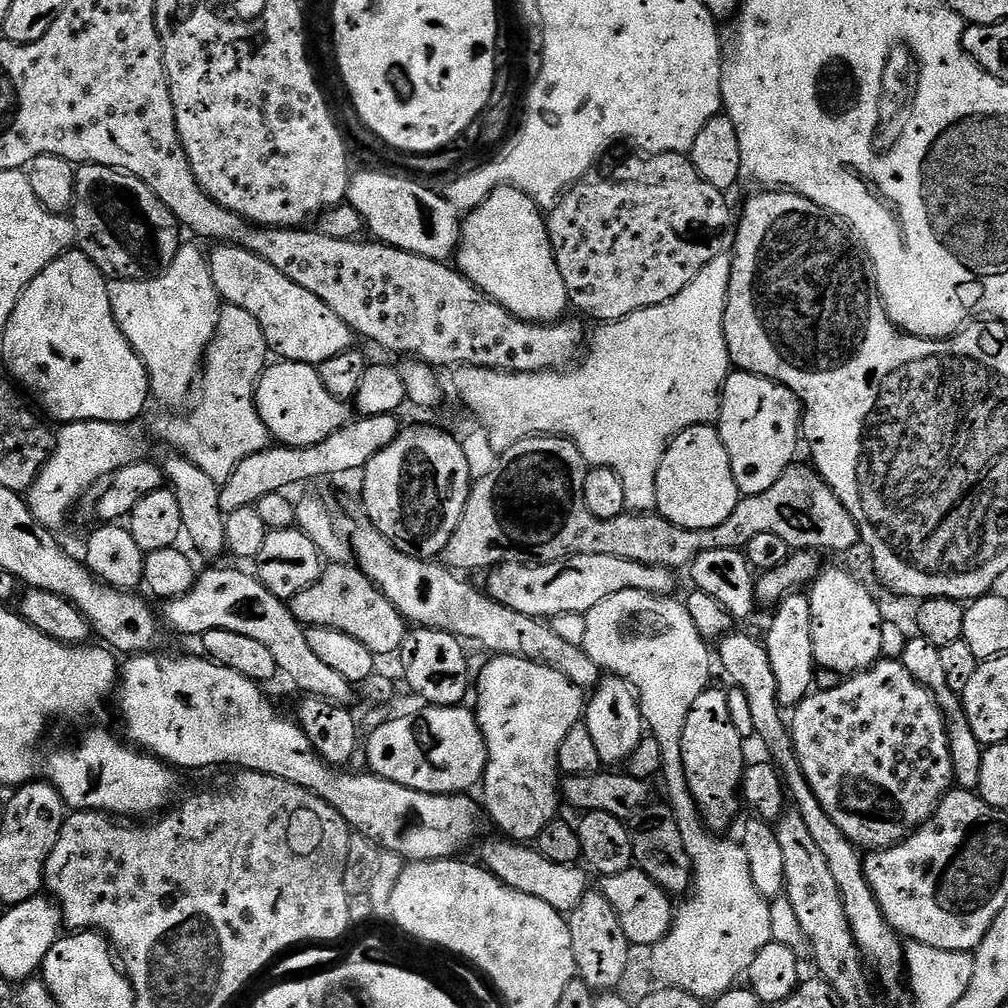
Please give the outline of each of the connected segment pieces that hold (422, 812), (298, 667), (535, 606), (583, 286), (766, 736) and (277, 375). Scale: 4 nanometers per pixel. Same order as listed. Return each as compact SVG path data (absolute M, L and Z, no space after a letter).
M147 650L132 654L123 661L118 672L118 696L120 692L120 716L124 719L123 735L135 747L153 755L173 769L216 768L219 764L233 764L233 769L245 772L261 772L276 776L279 780L302 786L308 792L321 796L334 810L342 814L349 829L366 837L381 849L395 852L405 861L446 860L455 857L468 844L477 843L476 835L484 828L485 809L475 804L468 794L439 796L429 792L415 792L406 786L398 786L378 776L363 774L351 776L348 770L339 776L316 755L316 748L306 738L295 719L287 720L264 697L259 683L226 666L216 664L203 655L167 656L161 650Z
M208 568L204 572L203 569L196 577L196 585L190 591L167 601L163 608L163 623L167 627L169 624L174 631L181 632L184 636L200 638L210 630L231 630L232 633L242 634L245 638L254 638L260 645L269 648L276 663L277 673L281 677L285 676L294 687L301 688L301 693L317 696L320 700L329 700L332 704L351 705L354 685L346 678L342 678L342 674L330 670L330 666L324 665L316 657L310 642L306 642L305 625L299 624L294 618L291 607L274 594L270 594L270 590L266 590L266 586L262 586L262 582L257 580L251 571L239 572L236 568Z
M574 554L549 564L498 564L487 573L487 595L518 614L537 618L578 616L598 606L610 594L622 590L642 590L655 596L672 596L677 573L657 564L630 562L630 558L614 558L610 554Z
M657 152L645 155L640 159L644 160L628 160L625 164L612 164L609 168L602 169L603 167L601 167L599 170L589 172L583 180L577 180L552 205L546 216L552 253L558 262L558 274L562 274L562 282L566 282L568 303L573 309L577 308L581 312L577 312L581 317L587 318L589 321L591 321L590 319L596 320L595 322L621 320L638 310L658 306L670 298L674 298L674 294L682 294L682 290L686 290L686 286L690 286L690 282L694 282L694 278L698 278L698 274L702 274L704 267L710 262L714 262L714 258L718 258L725 251L724 235L727 232L729 235L734 224L734 208L732 212L727 198L724 197L727 195L721 189L710 186L710 182L706 182L706 178L702 178L702 174L698 174L698 170L692 165L692 161L687 155L678 152Z
M733 630L719 637L720 656L718 652L718 664L724 667L726 675L732 679L731 683L735 687L742 690L742 694L746 694L746 699L750 706L750 715L754 721L754 730L758 740L764 743L764 748L769 752L771 763L775 764L786 787L787 795L794 803L794 810L798 814L802 814L802 822L806 822L806 827L810 829L810 834L814 838L814 843L818 845L818 850L822 850L822 854L826 857L826 862L830 862L830 874L834 874L834 882L838 882L838 894L842 894L842 906L846 910L846 922L850 922L850 930L854 934L854 942L858 946L861 957L870 969L871 975L880 979L880 984L884 987L884 992L892 1000L900 1000L906 996L906 969L904 967L904 950L905 945L902 943L900 933L896 932L890 926L890 922L886 922L886 918L882 914L882 910L878 906L878 898L874 898L874 890L870 890L870 882L864 873L864 862L862 859L861 849L851 844L846 838L846 834L842 834L842 830L838 830L838 826L834 826L834 822L830 818L830 814L826 814L826 810L822 810L822 802L818 802L818 798L814 794L814 790L810 790L810 782L806 782L806 774L802 774L802 766L796 757L794 750L794 742L792 741L791 731L786 727L786 720L780 717L782 713L782 705L778 698L778 681L774 678L774 670L770 667L770 658L766 654L763 643L759 639L756 640L752 636L747 636L744 632Z
M281 359L280 364L269 363L256 383L256 409L266 422L269 437L285 448L314 446L322 438L330 438L334 430L349 423L349 405L334 398L322 386L320 369L315 364Z

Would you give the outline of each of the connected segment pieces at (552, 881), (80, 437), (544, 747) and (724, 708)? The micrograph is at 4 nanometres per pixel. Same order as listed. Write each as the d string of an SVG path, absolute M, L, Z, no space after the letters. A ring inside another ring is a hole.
M488 840L482 844L479 845L479 863L484 871L496 877L506 887L518 890L530 898L538 898L546 902L546 906L554 906L554 910L561 914L571 912L572 907L580 901L585 892L589 891L590 884L584 877L583 867L550 862L535 847L511 844L508 840Z
M83 420L65 424L54 436L52 456L26 493L32 517L49 530L57 530L68 520L72 507L85 499L84 491L91 489L102 478L122 470L122 466L135 464L145 455L144 444L126 424L107 424L97 420Z
M493 655L491 658L488 658L488 661L484 664L484 669L480 672L480 677L475 677L474 680L474 696L476 692L476 704L474 703L474 711L476 713L476 721L478 722L478 726L480 727L480 733L484 736L484 745L486 746L486 750L488 751L488 765L486 766L486 770L484 771L484 779L482 781L482 789L484 788L484 796L488 799L487 807L489 809L492 808L508 808L508 812L512 816L528 816L528 832L532 835L532 838L538 838L542 834L542 830L550 823L550 821L557 819L558 813L556 812L560 808L560 804L562 805L562 792L558 787L558 780L556 784L556 776L558 777L558 746L562 746L562 738L566 738L566 734L570 734L570 730L578 723L581 723L582 717L586 712L586 692L585 689L578 687L577 684L574 683L570 678L566 678L566 674L562 674L558 669L551 668L549 664L541 664L539 660L527 660L526 658L518 658L517 656L497 656Z
M710 686L698 698L686 718L686 730L682 730L682 762L686 766L686 782L704 825L720 834L732 824L732 819L742 809L742 785L744 782L745 737L738 734L730 719L728 693L722 687Z

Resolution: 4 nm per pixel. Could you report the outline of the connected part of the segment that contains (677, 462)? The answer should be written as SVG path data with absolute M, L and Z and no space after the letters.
M699 424L674 437L668 443L662 466L658 466L656 489L655 511L664 519L695 532L722 526L734 514L734 506L738 506L742 497L738 482L734 482L734 470L730 470L730 454L726 454L719 427Z

